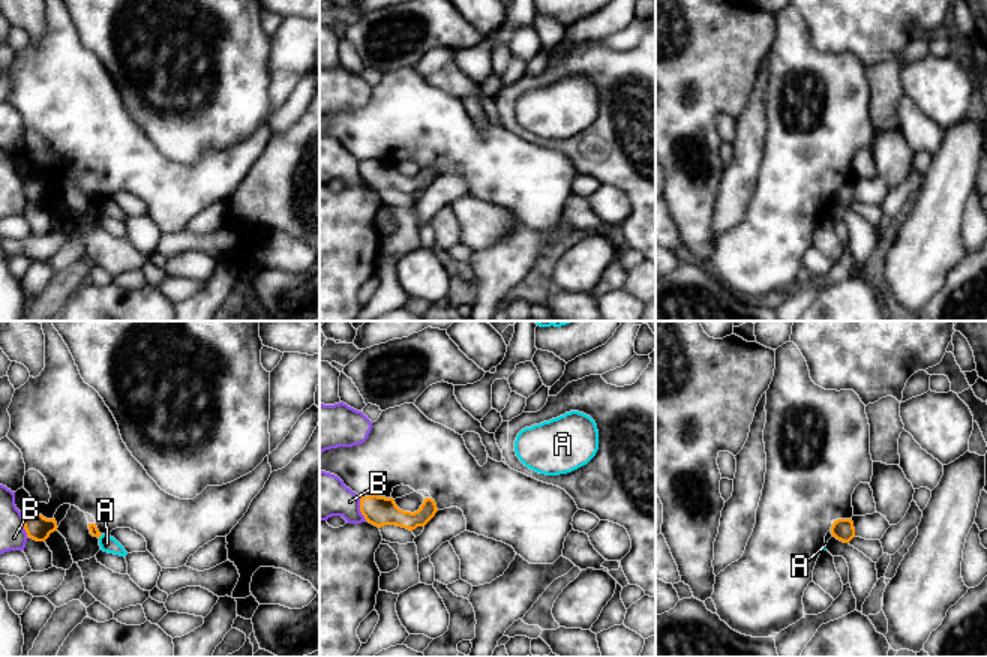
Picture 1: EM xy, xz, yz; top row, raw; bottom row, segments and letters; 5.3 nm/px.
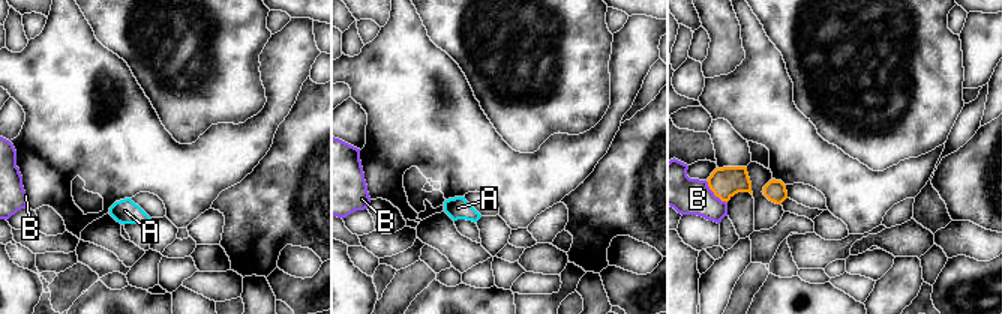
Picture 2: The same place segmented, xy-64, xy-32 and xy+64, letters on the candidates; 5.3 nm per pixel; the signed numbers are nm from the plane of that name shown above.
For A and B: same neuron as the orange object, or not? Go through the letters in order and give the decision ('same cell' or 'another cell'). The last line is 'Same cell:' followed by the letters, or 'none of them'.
A: another cell
B: another cell
Same cell: none of them

